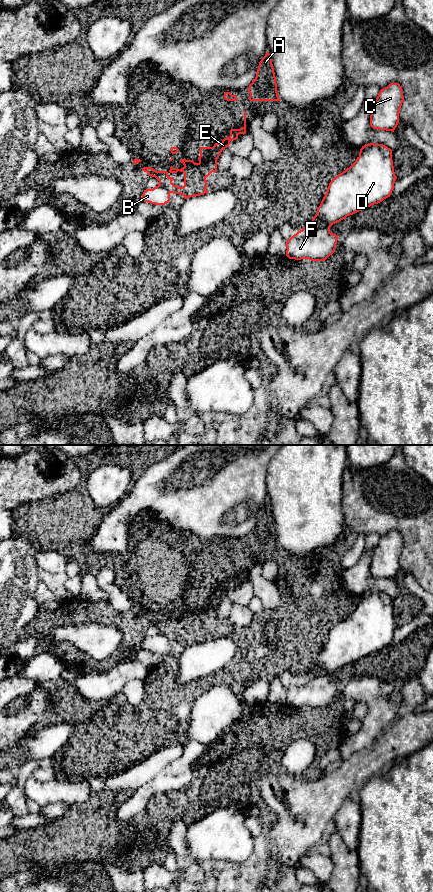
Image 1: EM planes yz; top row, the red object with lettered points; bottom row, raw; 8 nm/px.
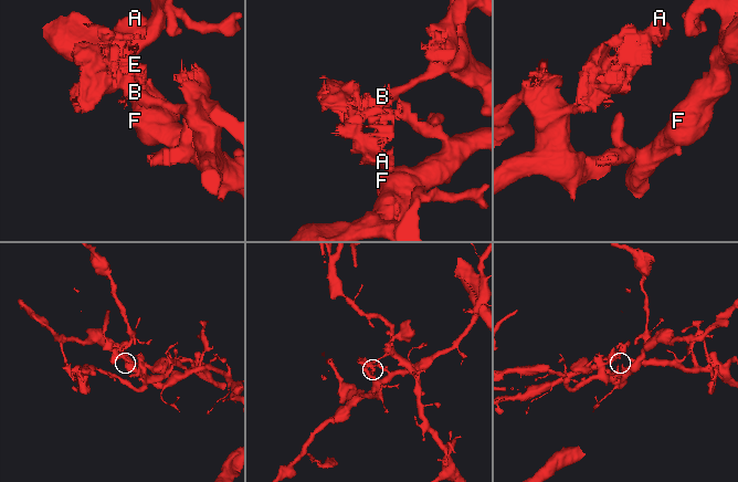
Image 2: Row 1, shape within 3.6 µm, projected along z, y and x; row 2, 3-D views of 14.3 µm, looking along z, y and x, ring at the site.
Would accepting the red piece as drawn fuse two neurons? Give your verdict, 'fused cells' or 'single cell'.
fused cells

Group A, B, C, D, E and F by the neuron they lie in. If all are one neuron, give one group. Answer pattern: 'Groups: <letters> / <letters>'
Groups: A E / B C D F

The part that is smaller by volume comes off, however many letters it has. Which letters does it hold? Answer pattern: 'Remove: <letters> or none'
Remove: A, E

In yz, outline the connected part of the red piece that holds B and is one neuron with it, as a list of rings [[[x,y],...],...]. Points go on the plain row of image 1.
[[[159,631],[153,637],[144,638],[141,649],[155,653],[165,653],[170,649],[170,641]]]

